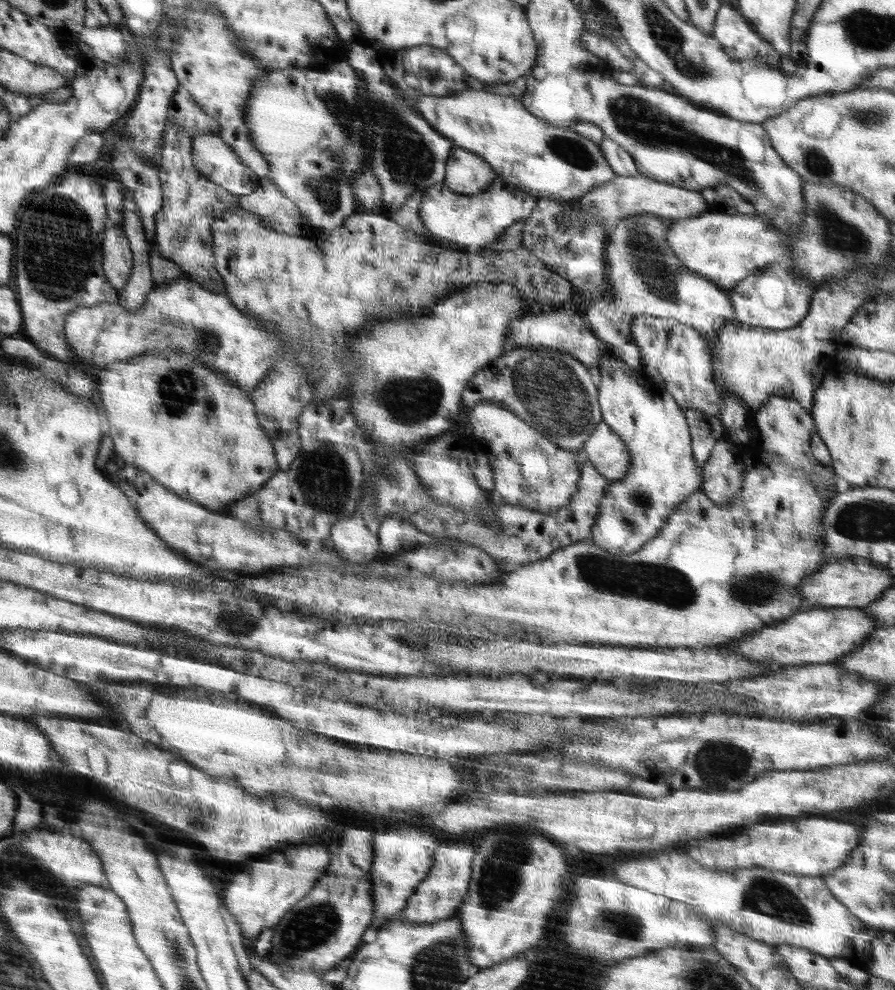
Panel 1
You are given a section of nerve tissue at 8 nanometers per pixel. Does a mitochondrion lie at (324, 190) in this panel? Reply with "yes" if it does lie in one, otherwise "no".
yes

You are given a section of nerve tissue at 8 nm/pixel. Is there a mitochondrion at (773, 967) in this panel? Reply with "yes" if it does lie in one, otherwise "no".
no

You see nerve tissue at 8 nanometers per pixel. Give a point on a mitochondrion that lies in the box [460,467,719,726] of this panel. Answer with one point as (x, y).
(650, 581)

